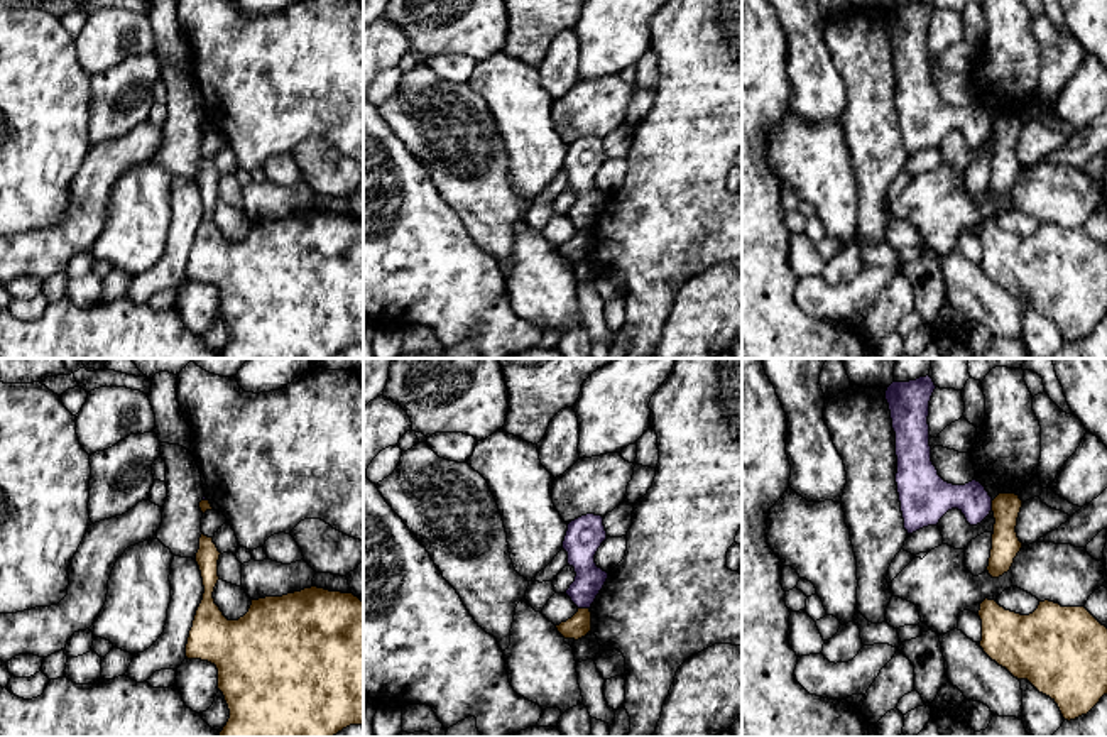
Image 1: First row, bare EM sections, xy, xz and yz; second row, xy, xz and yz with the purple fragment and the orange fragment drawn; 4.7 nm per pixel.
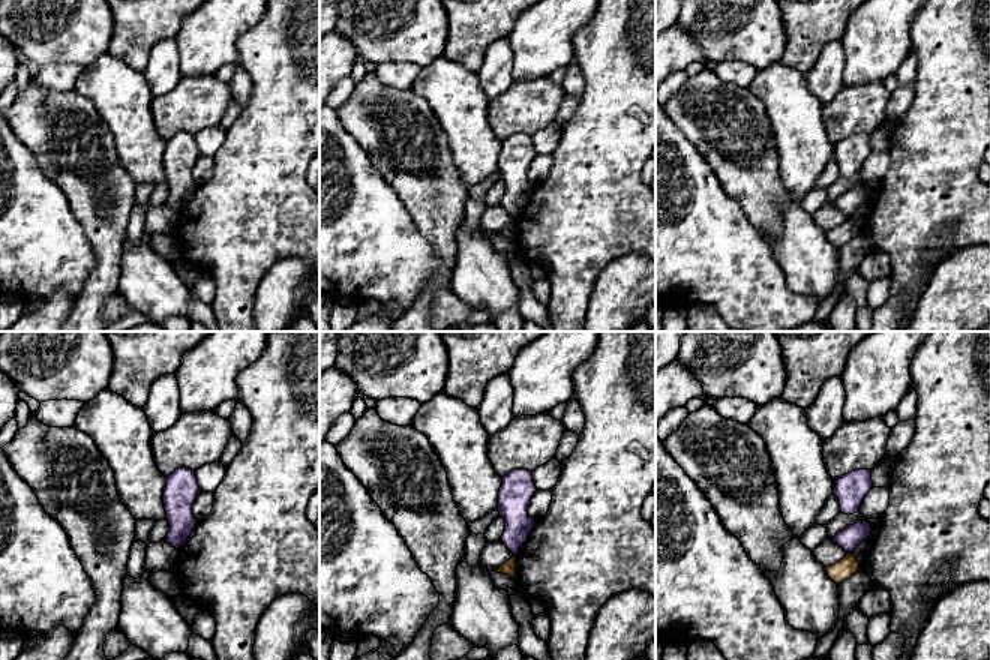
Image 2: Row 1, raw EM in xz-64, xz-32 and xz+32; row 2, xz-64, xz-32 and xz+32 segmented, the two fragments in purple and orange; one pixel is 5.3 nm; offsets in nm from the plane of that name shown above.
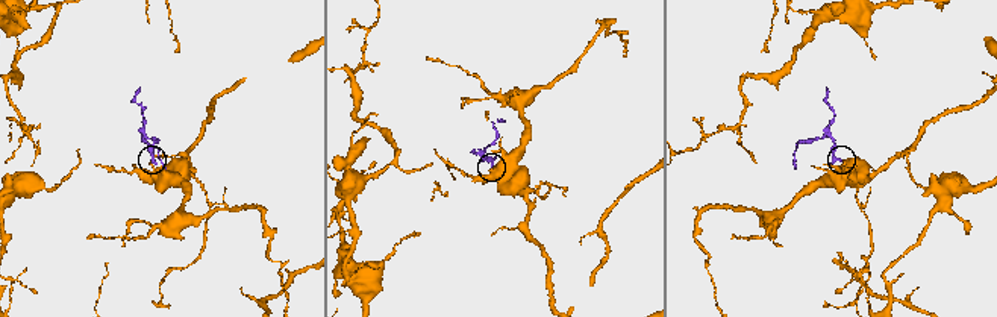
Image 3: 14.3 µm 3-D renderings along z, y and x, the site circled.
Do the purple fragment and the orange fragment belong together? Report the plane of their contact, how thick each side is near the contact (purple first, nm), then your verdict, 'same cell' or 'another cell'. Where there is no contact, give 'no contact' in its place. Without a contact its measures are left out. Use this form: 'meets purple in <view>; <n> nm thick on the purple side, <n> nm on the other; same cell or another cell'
meets purple in xz; 140 nm thick on the purple side, 110 nm on the other; another cell

